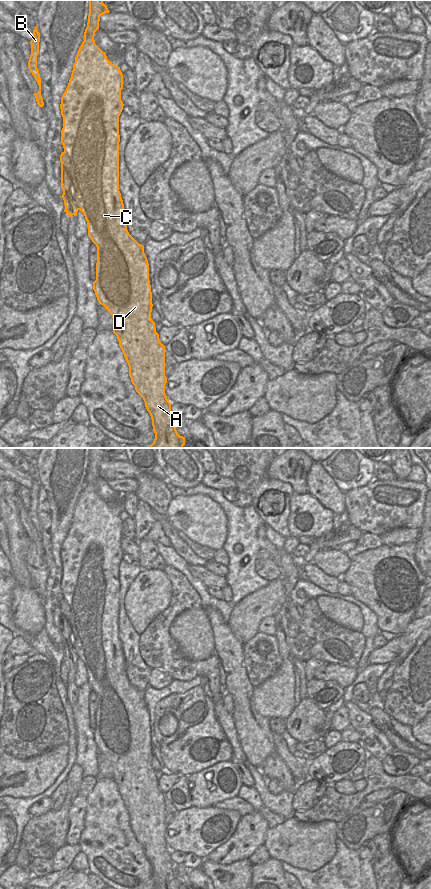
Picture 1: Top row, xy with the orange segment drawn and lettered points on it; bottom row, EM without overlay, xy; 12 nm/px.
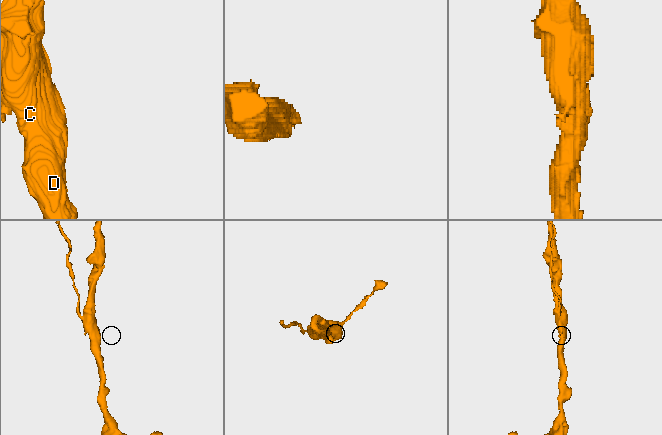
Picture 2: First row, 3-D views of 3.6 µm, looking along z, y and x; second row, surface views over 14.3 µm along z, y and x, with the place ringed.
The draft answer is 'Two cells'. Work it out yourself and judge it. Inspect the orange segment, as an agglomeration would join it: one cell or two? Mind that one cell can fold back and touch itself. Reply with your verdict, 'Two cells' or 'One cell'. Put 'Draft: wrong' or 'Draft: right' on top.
Draft: right
Two cells.

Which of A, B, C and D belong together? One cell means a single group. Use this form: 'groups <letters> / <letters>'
groups A C D / B

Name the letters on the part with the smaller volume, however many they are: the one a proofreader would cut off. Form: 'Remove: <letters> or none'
Remove: B

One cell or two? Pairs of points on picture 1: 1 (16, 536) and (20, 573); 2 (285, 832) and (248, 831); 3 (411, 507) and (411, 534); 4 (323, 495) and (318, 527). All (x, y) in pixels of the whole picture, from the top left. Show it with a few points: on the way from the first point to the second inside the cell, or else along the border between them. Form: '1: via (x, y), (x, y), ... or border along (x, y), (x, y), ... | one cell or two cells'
1: via (18, 545), (18, 564) | one cell
2: border along (268, 827), (263, 844) | two cells
3: border along (419, 528), (395, 527), (388, 531) | two cells
4: border along (308, 492), (336, 517) | two cells

